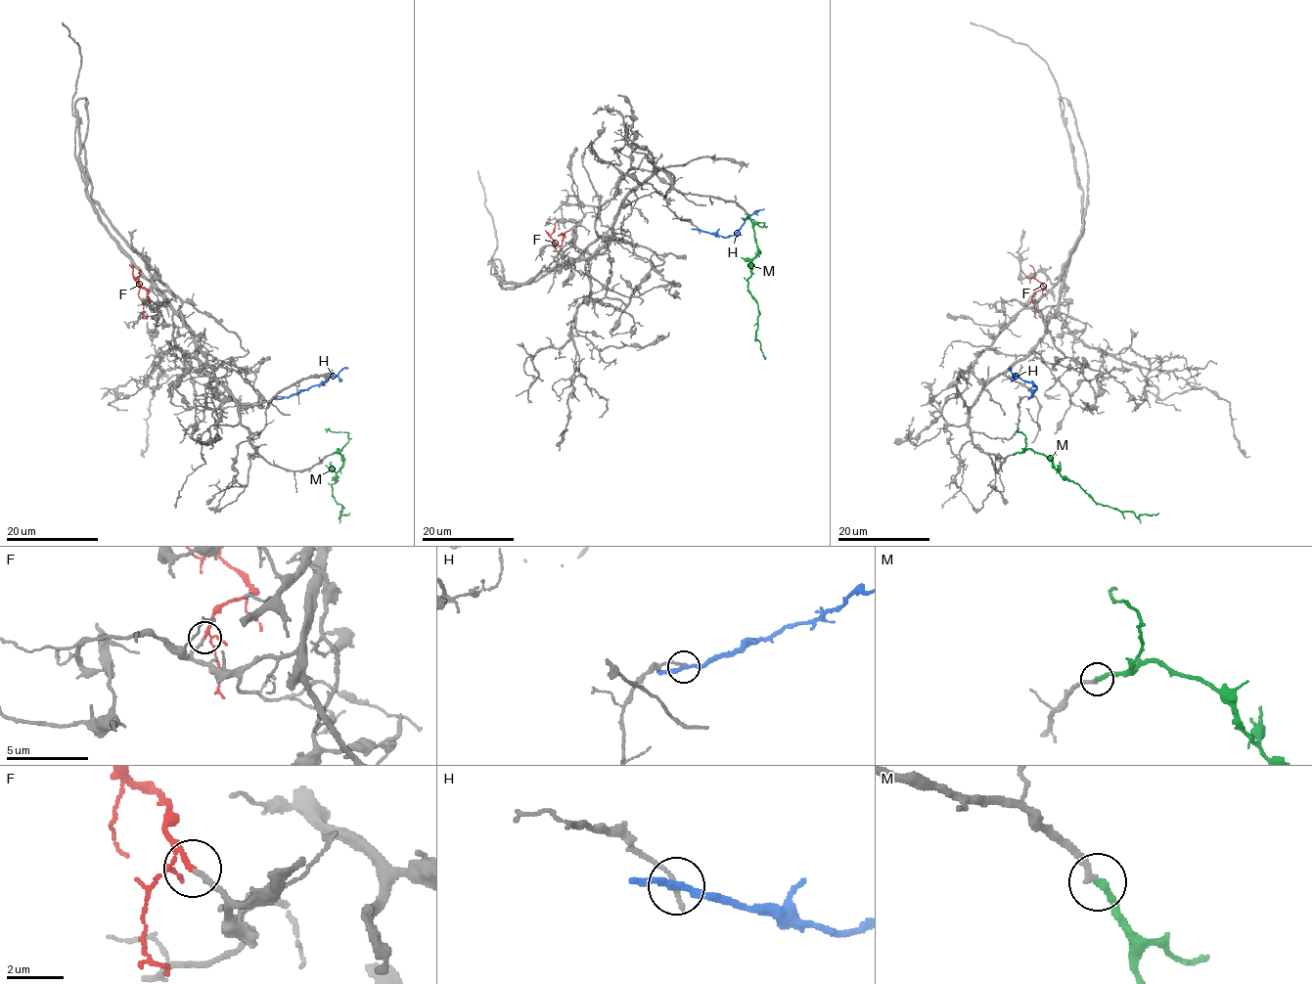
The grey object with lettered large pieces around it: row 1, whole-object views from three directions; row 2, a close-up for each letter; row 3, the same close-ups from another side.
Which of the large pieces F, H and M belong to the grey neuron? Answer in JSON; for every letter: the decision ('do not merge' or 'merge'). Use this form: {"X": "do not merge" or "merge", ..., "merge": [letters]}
{"F": "merge", "H": "do not merge", "M": "merge", "merge": ["F", "M"]}

